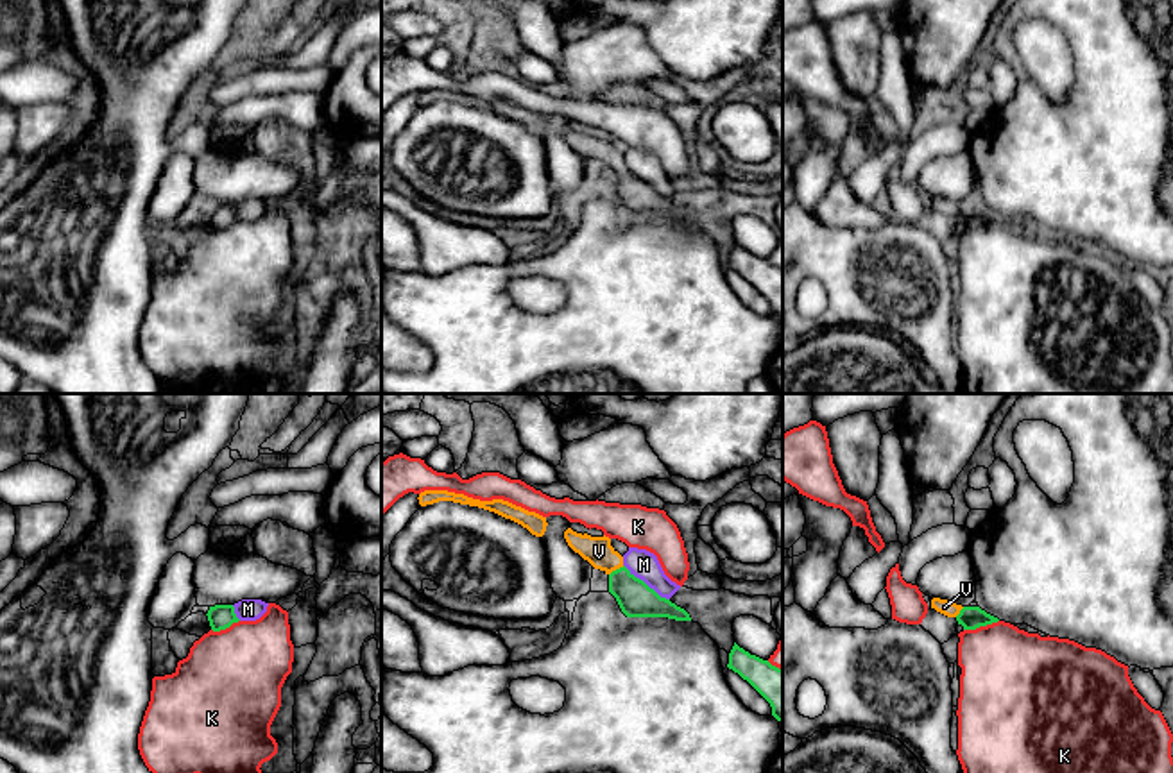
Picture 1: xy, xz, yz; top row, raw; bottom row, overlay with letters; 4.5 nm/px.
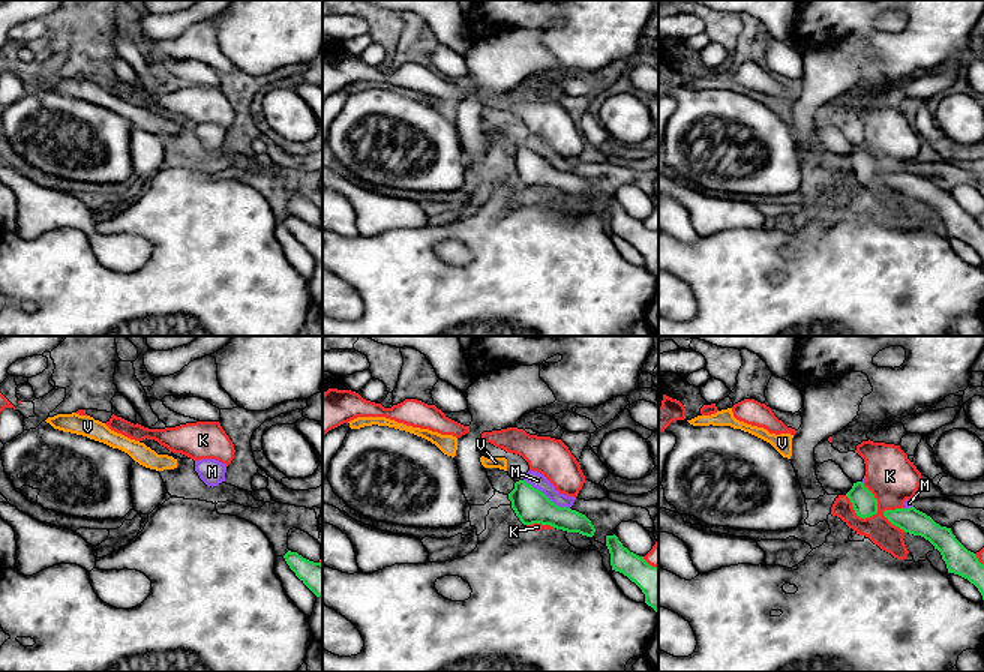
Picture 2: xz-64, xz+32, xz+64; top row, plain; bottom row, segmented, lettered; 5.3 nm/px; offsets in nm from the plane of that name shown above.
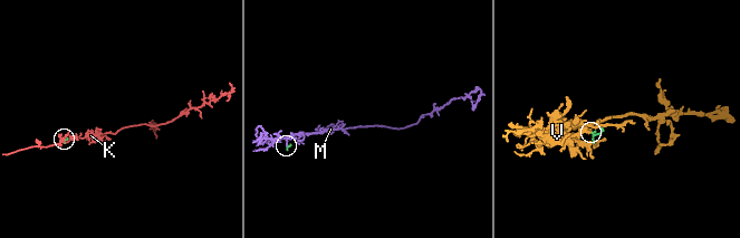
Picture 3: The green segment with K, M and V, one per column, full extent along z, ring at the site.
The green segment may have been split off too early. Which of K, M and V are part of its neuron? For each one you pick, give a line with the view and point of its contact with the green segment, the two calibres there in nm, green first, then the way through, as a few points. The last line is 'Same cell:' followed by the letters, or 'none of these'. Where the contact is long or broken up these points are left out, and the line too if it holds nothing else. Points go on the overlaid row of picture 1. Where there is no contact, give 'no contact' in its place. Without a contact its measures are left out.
V: xz (616, 569) | 160/130 nm | across xz (636, 600), (622, 584), (616, 569), (599, 552)
Same cell: V

